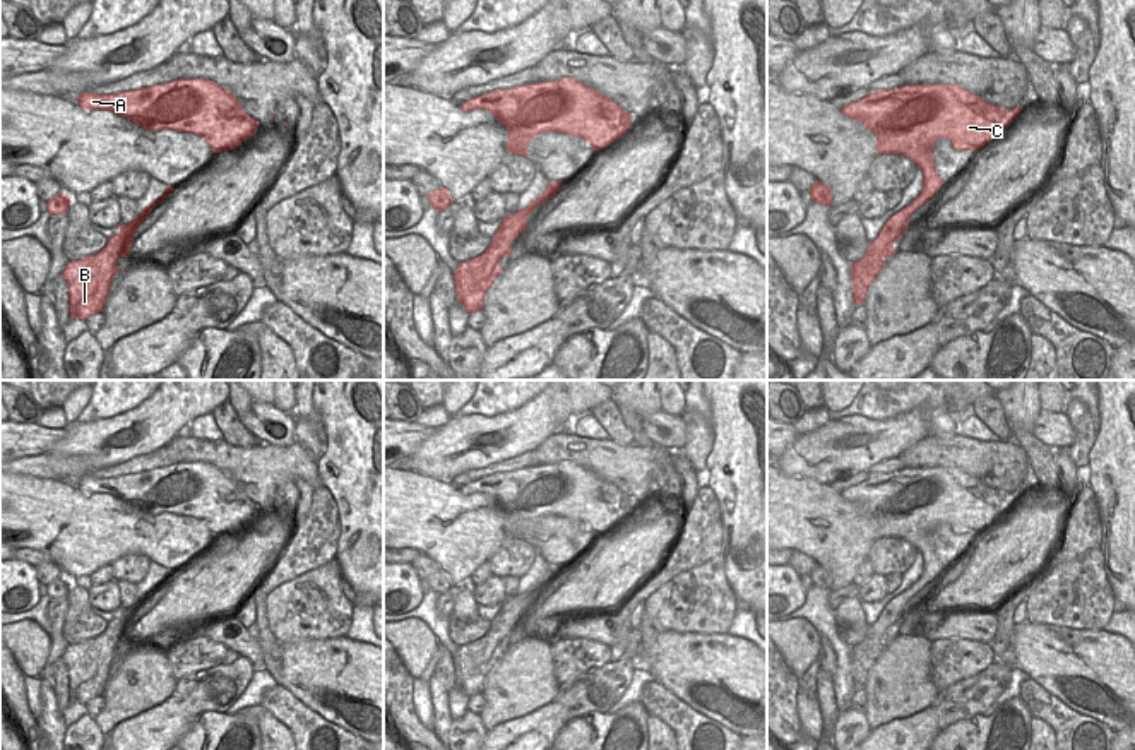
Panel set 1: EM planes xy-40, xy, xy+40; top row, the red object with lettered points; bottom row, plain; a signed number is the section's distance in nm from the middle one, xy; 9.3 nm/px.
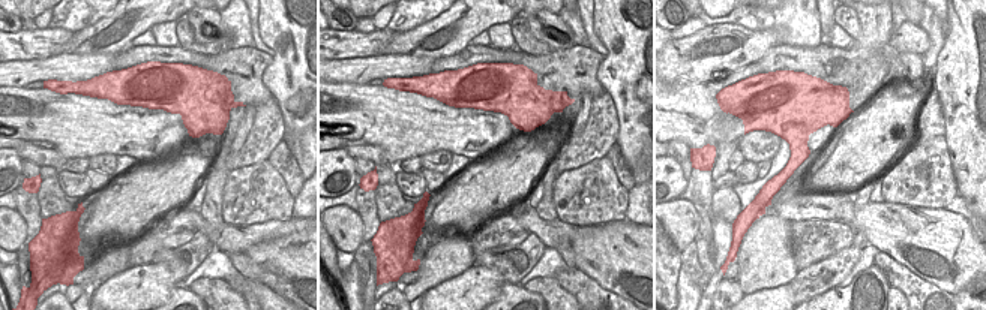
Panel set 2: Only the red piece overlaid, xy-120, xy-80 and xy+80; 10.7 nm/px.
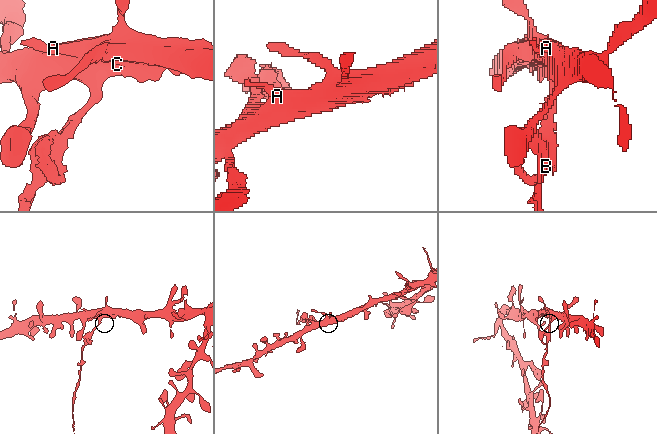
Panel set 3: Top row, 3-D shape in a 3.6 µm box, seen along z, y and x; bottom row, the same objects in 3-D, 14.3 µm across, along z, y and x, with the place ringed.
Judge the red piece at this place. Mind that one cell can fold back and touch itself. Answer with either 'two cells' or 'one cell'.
two cells

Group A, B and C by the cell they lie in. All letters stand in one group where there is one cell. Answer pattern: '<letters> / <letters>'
A C / B

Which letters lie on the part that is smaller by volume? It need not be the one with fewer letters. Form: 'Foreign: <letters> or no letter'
Foreign: B

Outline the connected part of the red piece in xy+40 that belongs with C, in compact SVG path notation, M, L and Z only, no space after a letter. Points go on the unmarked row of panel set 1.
M911 467L875 474L859 485L846 488L841 495L877 519L877 539L900 538L916 546L923 555L923 572L919 579L906 589L906 596L911 601L943 568L943 563L935 553L933 539L933 527L938 522L948 522L957 534L971 533L976 536L1008 510L1022 493L1007 493L986 486L978 478L955 467Z

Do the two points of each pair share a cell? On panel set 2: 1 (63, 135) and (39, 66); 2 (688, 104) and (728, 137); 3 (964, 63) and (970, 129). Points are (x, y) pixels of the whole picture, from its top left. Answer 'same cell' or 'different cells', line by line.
1: different cells
2: same cell
3: same cell

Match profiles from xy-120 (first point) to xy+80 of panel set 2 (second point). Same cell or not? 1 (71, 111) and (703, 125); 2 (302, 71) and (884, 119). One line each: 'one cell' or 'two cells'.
1: one cell
2: two cells

